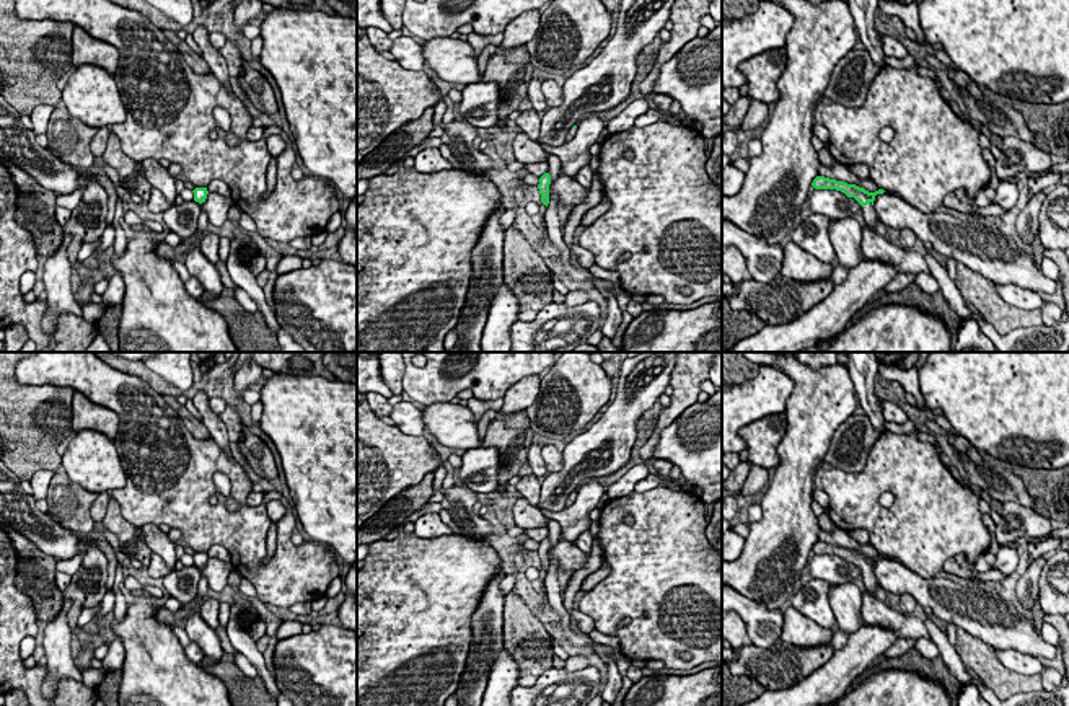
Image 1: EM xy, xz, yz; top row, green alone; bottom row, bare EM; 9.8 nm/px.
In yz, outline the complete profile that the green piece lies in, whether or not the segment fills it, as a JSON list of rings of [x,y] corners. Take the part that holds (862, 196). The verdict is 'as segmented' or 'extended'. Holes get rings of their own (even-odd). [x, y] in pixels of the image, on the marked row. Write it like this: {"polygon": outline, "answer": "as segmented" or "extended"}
{"polygon": [[[816,176],[812,183],[815,189],[836,189],[844,192],[847,197],[854,197],[862,205],[862,214],[865,218],[865,223],[875,227],[880,222],[877,220],[877,212],[873,209],[873,201],[877,194],[883,194],[883,189],[878,189],[875,192],[869,192],[864,188],[859,188],[856,184],[847,184],[844,181],[829,179],[825,176]]], "answer": "extended"}

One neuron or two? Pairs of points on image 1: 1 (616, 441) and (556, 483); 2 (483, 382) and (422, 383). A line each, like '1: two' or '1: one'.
1: one
2: one

